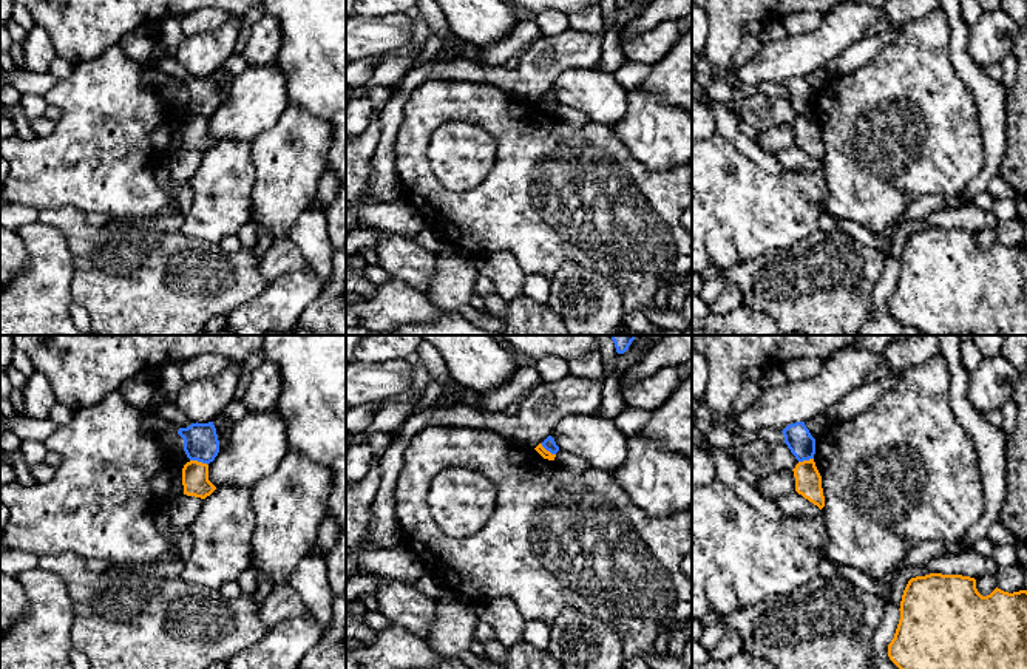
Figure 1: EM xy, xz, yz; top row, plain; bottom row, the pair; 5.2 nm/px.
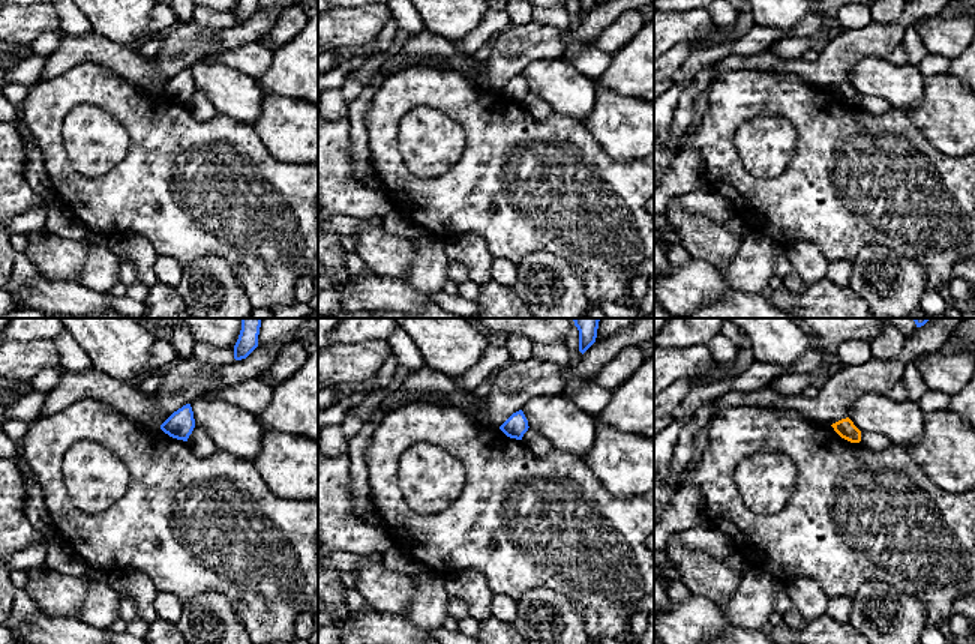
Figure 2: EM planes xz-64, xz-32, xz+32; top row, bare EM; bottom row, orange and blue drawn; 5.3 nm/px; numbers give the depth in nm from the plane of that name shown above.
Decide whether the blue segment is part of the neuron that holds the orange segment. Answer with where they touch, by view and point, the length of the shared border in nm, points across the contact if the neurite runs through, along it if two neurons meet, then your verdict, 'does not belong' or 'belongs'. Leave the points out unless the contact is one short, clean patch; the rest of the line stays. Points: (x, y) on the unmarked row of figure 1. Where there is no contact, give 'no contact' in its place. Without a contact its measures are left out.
xy (199, 116) | 100 nm | along xy (190, 113), (207, 119) | does not belong

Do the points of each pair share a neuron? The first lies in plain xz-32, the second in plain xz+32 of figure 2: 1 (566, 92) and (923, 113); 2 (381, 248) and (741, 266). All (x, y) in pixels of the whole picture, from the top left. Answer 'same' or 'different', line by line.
1: different
2: different

